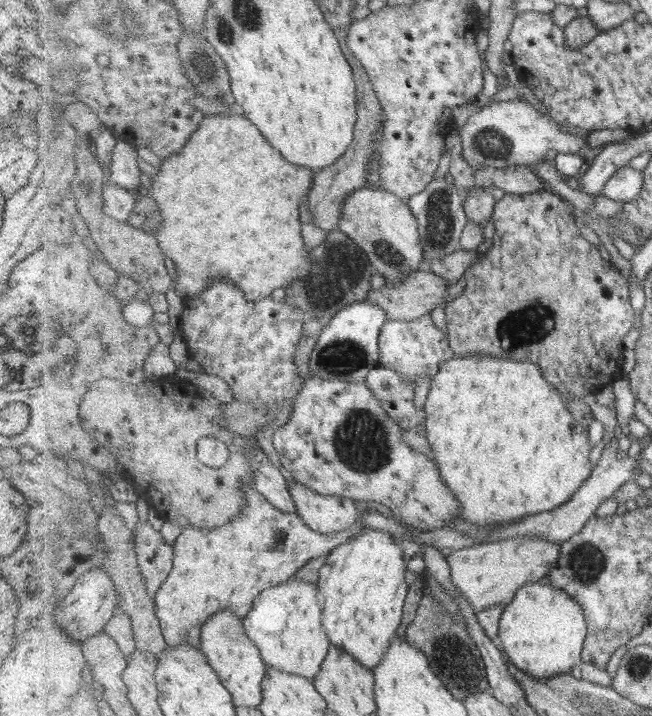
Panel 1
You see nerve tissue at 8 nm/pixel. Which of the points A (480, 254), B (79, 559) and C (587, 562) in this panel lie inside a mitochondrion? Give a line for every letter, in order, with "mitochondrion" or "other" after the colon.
A: other
B: other
C: mitochondrion

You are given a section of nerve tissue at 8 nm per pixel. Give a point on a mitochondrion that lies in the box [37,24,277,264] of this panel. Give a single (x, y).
(206, 68)

